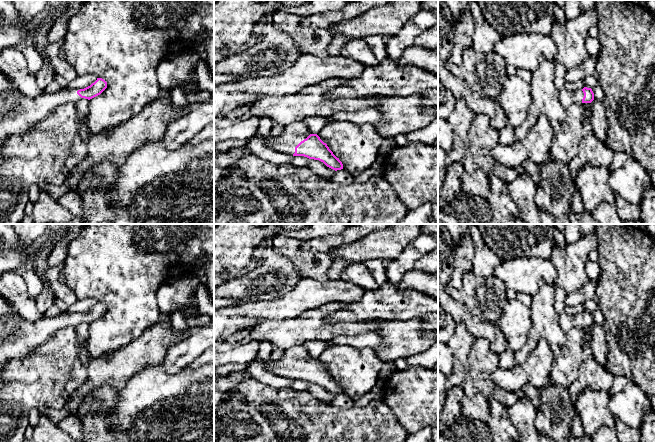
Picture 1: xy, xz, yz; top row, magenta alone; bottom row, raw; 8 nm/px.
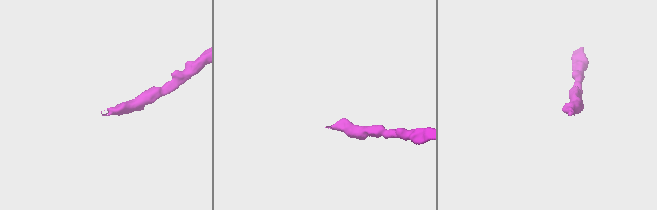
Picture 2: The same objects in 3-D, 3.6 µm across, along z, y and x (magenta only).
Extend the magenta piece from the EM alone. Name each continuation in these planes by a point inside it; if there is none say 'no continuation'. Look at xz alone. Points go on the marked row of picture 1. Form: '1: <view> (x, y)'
1: xz (294, 133)

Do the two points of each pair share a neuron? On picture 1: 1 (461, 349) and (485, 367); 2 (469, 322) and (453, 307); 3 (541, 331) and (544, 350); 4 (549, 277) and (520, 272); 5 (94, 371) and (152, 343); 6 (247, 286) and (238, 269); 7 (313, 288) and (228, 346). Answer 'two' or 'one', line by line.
1: two
2: one
3: two
4: one
5: one
6: two
7: two

